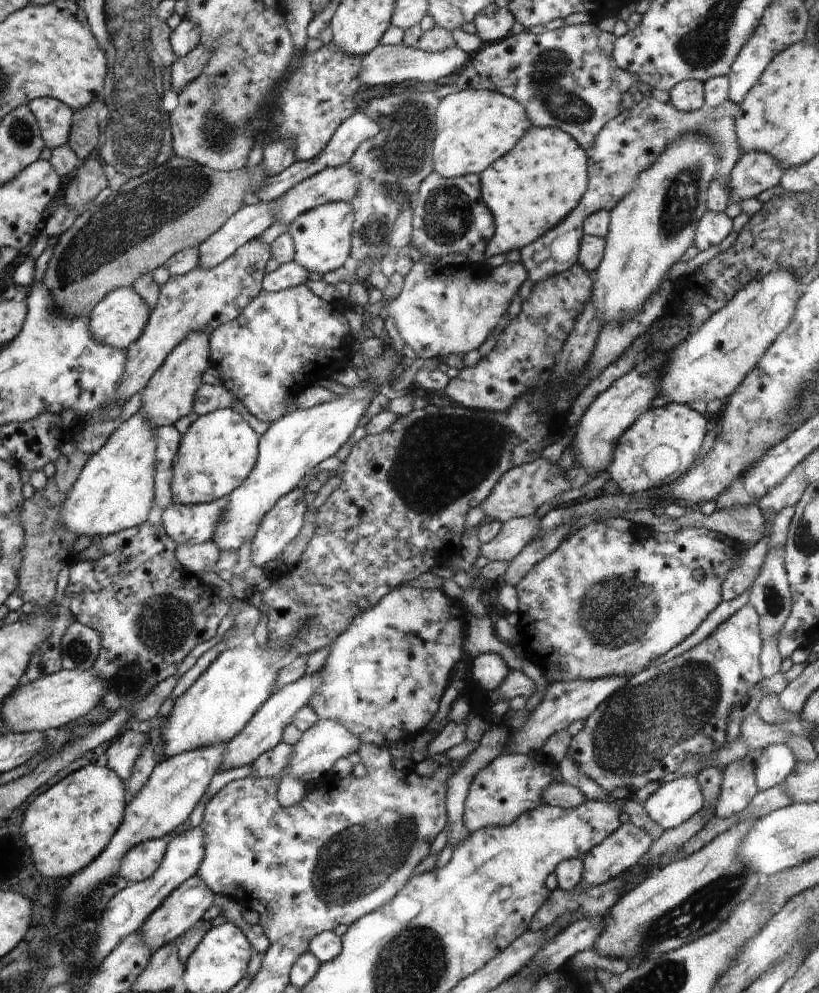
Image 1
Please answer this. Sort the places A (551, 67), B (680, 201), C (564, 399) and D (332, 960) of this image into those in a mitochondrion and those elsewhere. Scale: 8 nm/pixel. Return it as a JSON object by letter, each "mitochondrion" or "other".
{"A":"mitochondrion","B":"mitochondrion","C":"other","D":"other"}

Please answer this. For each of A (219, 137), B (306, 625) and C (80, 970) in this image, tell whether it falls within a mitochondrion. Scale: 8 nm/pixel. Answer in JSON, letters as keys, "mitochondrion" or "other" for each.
{"A":"mitochondrion","B":"mitochondrion","C":"other"}

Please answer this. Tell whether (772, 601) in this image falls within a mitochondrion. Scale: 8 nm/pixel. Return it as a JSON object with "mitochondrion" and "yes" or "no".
{"mitochondrion":"yes"}

